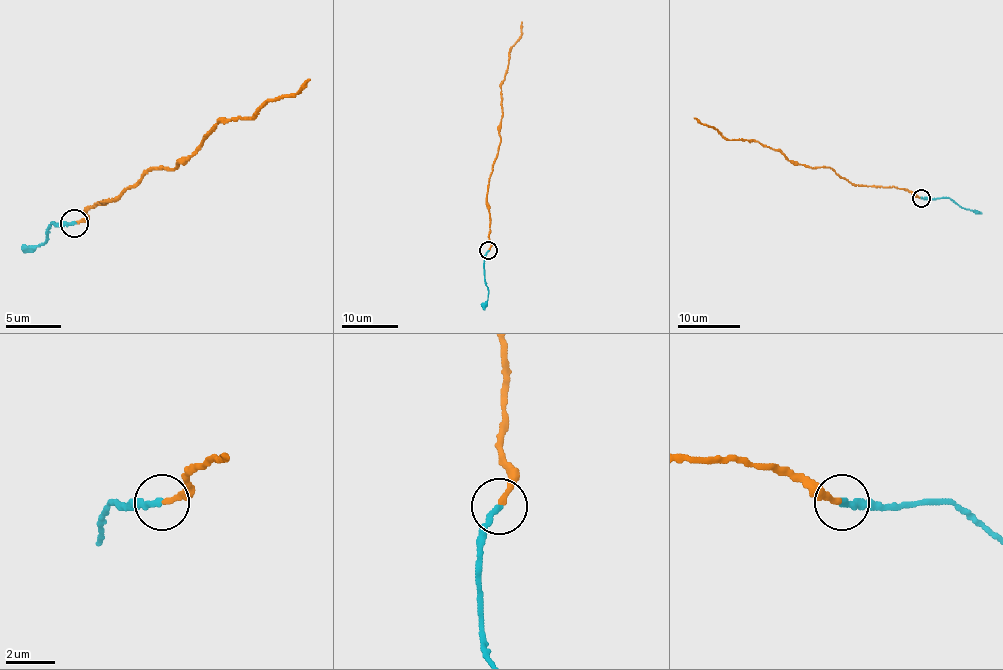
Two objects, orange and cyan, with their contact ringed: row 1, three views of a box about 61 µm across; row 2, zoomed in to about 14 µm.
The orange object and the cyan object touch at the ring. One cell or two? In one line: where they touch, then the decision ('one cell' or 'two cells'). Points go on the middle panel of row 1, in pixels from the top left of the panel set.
place (488, 250); one cell

